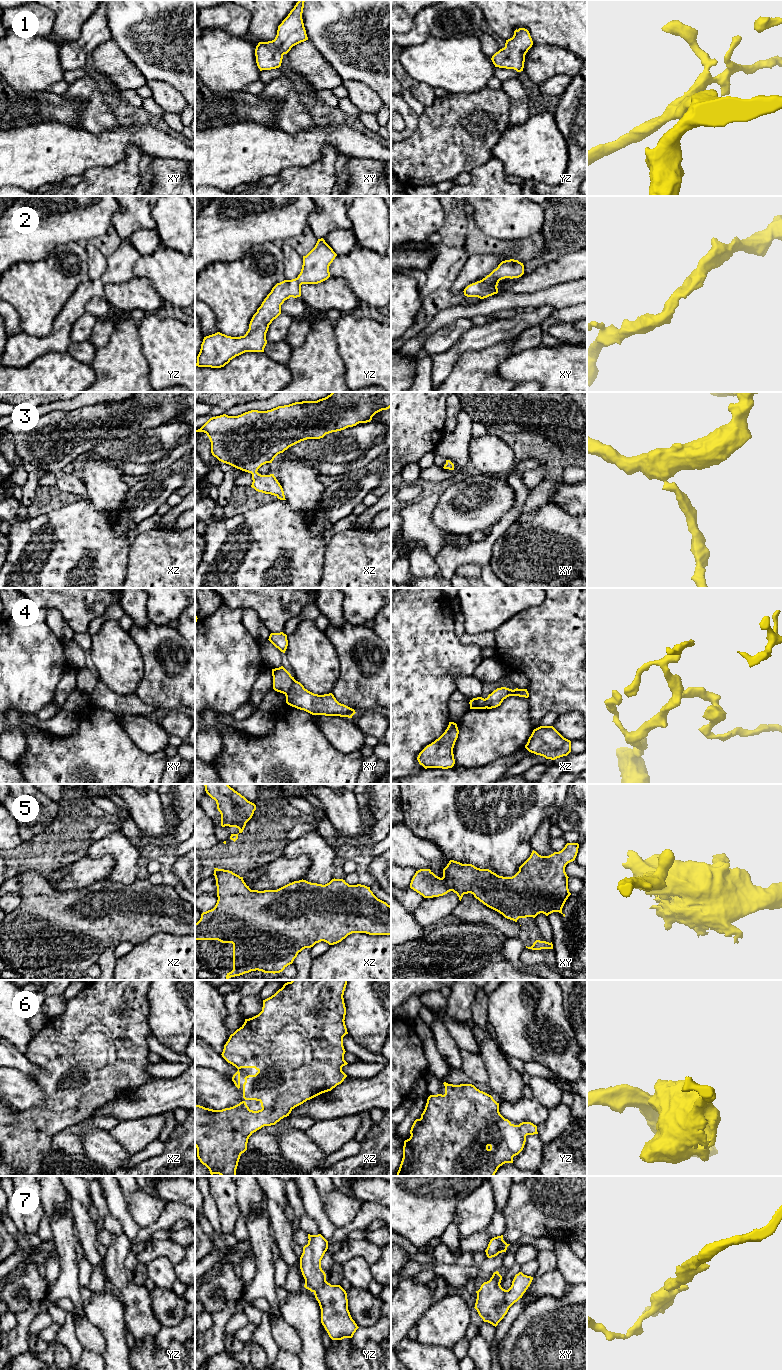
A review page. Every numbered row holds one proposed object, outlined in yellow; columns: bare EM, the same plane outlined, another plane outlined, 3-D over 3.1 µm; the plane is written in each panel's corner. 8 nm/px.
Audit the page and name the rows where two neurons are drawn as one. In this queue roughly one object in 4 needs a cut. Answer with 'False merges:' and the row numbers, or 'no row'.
False merges: 4

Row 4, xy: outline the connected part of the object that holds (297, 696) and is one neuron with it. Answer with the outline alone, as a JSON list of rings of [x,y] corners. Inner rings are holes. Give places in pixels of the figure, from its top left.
[[[294,680],[293,685],[285,694],[286,703],[292,707],[304,710],[312,715],[340,716],[352,718],[354,709],[339,703],[332,693],[314,694]]]

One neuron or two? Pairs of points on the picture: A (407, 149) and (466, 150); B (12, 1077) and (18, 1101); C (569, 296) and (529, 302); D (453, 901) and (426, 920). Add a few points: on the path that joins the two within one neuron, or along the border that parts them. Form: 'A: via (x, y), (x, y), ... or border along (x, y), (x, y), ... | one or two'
A: via (422, 150), (451, 150) | one
B: via (12, 1083), (15, 1095) | one
C: via (559, 296), (539, 299) | one
D: via (446, 904), (439, 907), (433, 913) | one

